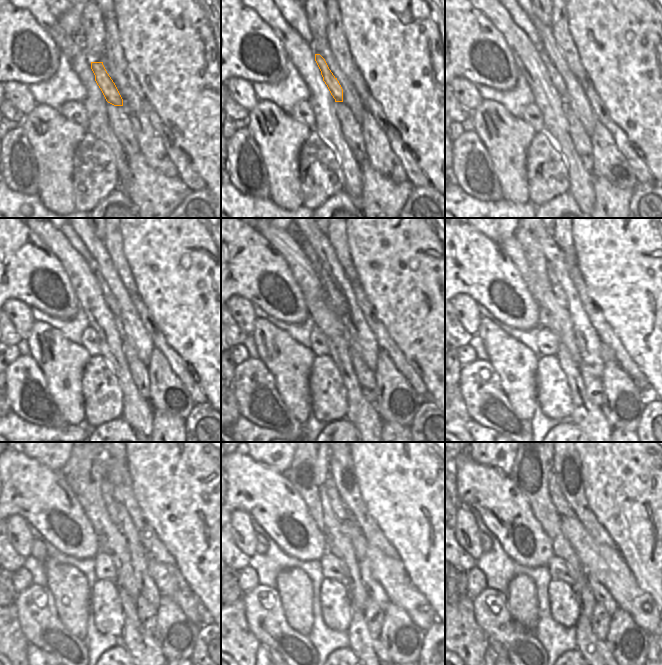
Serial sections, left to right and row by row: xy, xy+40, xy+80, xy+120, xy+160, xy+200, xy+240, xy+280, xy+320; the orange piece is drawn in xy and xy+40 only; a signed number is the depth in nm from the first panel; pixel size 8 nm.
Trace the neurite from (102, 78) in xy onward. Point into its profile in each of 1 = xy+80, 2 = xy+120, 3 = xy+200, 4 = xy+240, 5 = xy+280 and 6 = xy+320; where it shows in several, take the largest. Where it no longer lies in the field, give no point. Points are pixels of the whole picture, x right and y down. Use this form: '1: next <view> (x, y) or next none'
1: next xy+80 (556, 79)
2: next xy+120 (108, 297)
3: next xy+200 (555, 285)
4: next xy+240 (112, 505)
5: next xy+280 (339, 508)
6: next xy+320 (561, 504)

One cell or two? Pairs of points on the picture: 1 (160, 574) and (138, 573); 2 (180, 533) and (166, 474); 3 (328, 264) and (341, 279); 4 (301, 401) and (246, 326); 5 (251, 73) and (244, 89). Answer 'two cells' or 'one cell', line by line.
1: two cells
2: one cell
3: one cell
4: two cells
5: two cells

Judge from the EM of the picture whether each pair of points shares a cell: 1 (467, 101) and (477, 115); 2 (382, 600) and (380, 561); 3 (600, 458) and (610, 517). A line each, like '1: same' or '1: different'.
1: different
2: different
3: same

